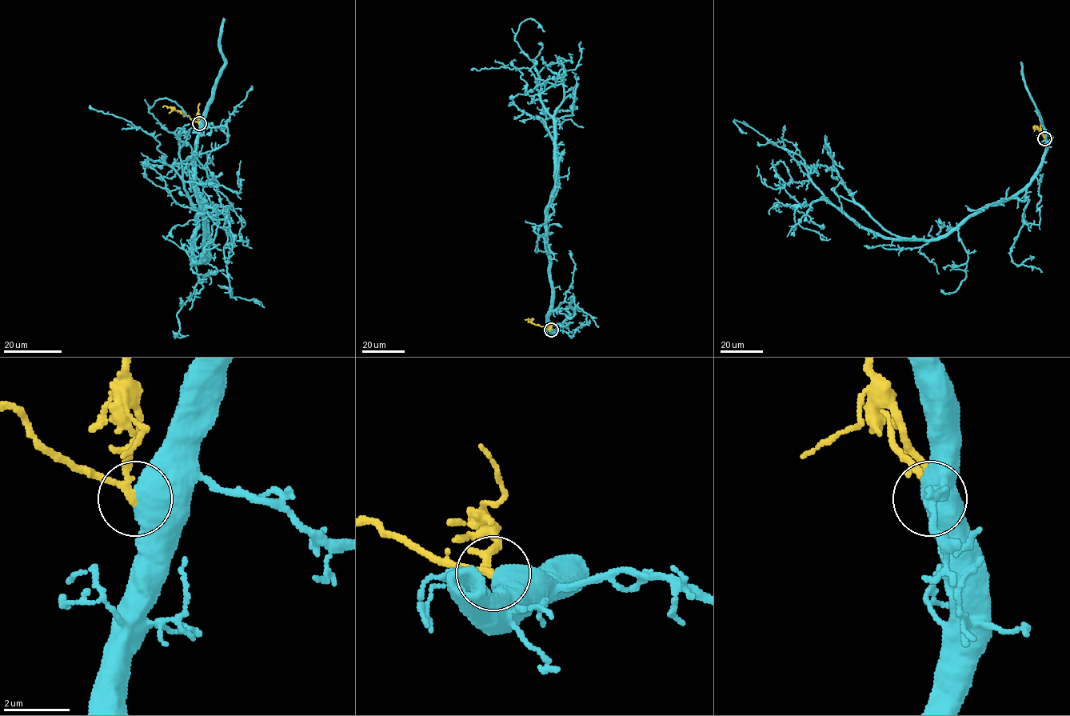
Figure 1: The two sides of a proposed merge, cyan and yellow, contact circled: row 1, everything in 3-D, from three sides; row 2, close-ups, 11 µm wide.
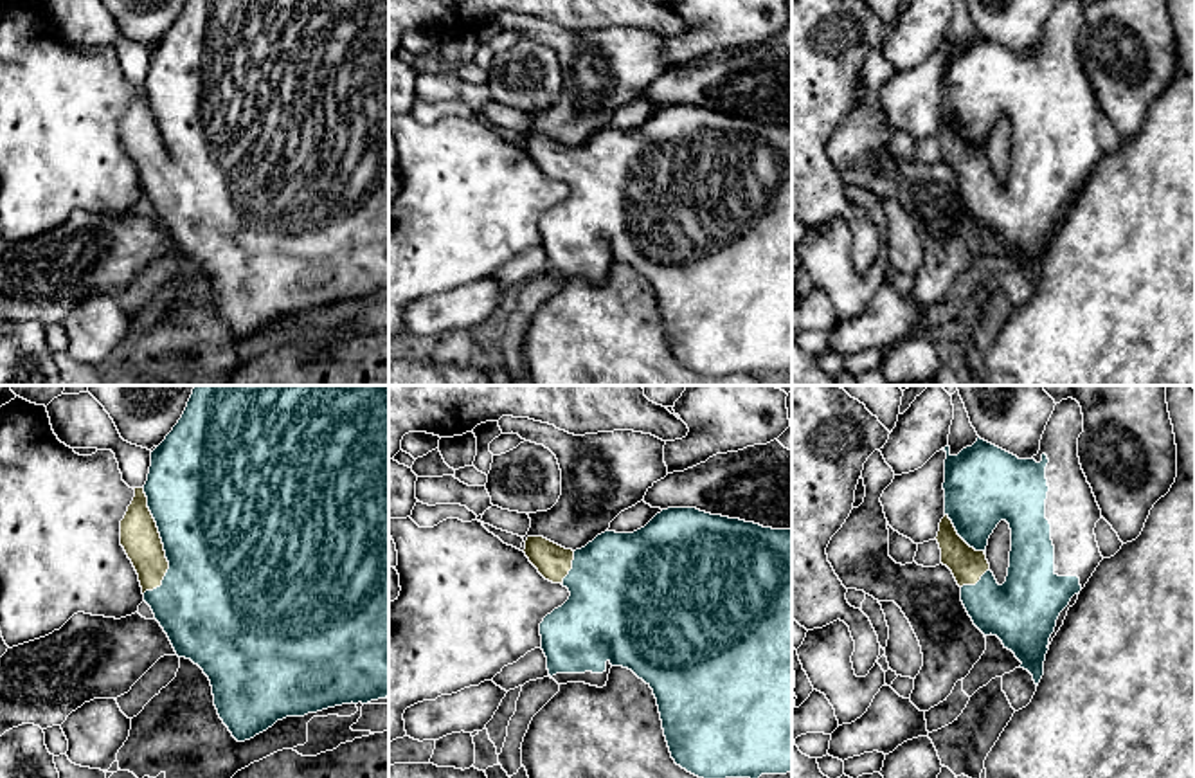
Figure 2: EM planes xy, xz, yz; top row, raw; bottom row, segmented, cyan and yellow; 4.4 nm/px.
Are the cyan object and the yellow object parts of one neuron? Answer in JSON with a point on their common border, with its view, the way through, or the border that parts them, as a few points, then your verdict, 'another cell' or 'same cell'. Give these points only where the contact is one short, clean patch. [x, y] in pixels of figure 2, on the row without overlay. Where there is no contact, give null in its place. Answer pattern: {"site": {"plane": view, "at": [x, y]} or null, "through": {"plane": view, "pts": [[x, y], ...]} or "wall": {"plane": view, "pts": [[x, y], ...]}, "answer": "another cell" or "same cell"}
{"site": {"plane": "xy", "at": [162, 139]}, "answer": "same cell"}

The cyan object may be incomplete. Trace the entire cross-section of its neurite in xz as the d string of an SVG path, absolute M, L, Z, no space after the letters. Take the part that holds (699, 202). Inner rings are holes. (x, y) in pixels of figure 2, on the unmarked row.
M668 104L633 130L605 128L576 148L544 133L527 133L524 149L545 176L562 180L571 189L569 196L540 220L547 267L558 281L585 279L603 285L612 263L628 265L653 286L671 355L687 369L704 376L758 376L761 371L792 367L792 126L763 124L696 104Z

